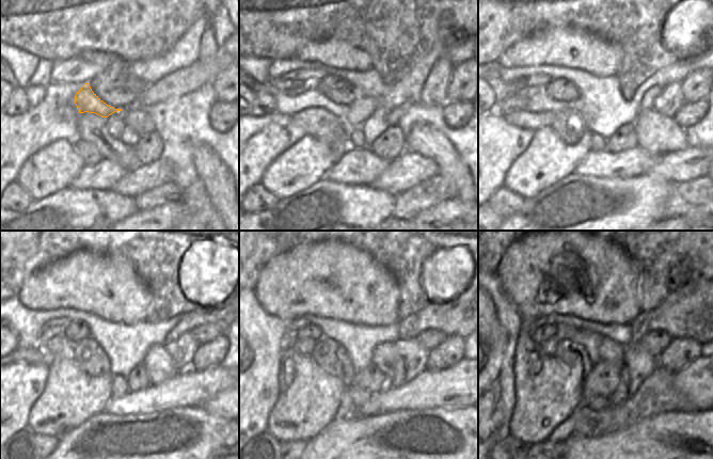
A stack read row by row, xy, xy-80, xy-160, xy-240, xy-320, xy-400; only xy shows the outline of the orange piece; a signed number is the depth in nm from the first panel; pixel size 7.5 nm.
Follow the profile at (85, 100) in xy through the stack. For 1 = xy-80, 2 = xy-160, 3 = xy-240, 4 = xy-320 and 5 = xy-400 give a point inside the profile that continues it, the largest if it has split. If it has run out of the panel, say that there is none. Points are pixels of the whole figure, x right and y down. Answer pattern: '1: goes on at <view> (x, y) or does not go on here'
1: goes on at xy-80 (265, 104)
2: goes on at xy-160 (541, 101)
3: goes on at xy-240 (59, 346)
4: goes on at xy-320 (304, 347)
5: goes on at xy-400 (549, 347)

